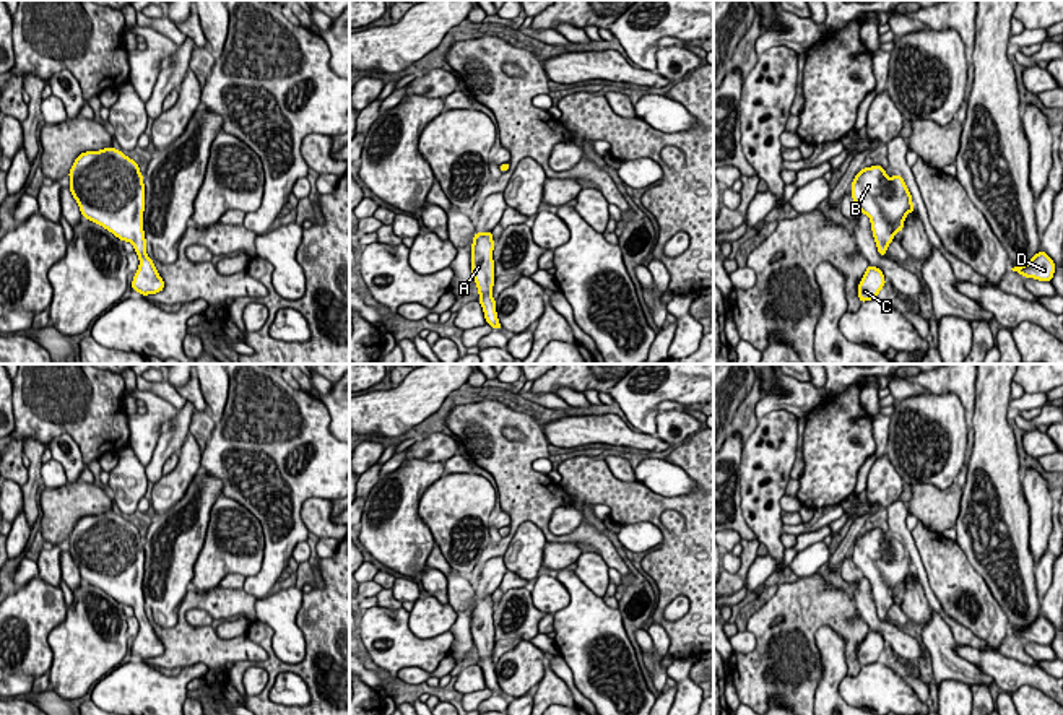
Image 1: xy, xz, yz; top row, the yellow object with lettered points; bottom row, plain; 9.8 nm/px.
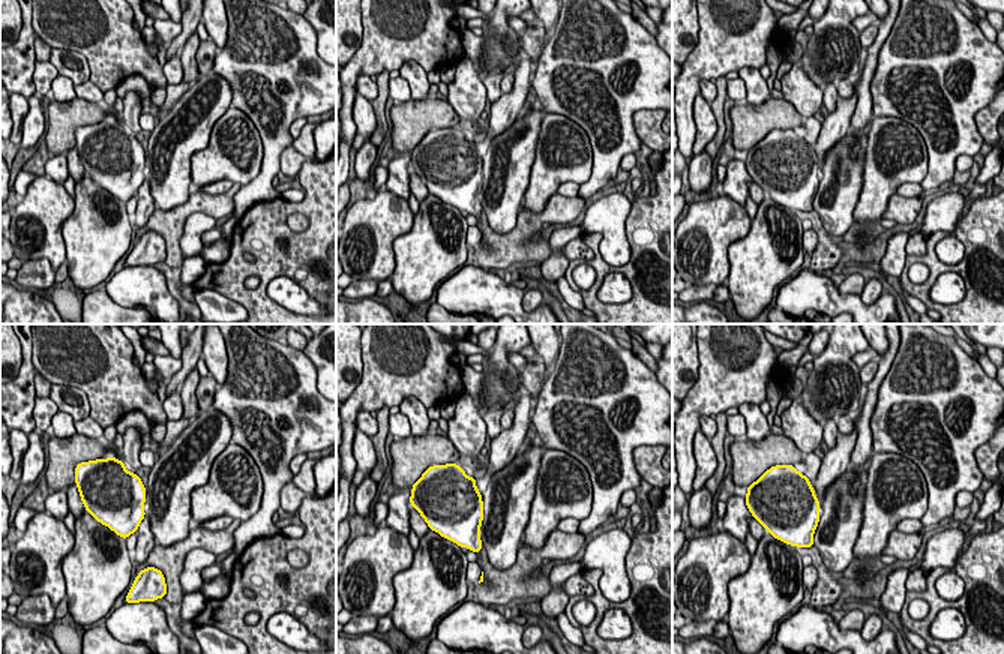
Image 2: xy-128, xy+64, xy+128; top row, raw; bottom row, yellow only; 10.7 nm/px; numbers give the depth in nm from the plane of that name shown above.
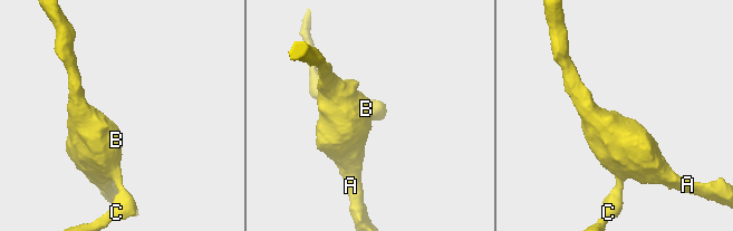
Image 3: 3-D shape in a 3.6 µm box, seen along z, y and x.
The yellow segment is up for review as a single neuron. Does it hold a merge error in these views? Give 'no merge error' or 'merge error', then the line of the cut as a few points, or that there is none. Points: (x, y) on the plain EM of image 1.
no merge error; no cut

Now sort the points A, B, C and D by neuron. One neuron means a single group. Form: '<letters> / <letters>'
A B C D

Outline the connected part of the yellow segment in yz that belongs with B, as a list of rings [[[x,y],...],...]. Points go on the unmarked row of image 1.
[[[876,528],[855,540],[850,559],[860,577],[870,582],[878,616],[886,621],[894,598],[902,596],[907,578],[917,574],[905,544],[899,538],[889,543],[886,533]]]

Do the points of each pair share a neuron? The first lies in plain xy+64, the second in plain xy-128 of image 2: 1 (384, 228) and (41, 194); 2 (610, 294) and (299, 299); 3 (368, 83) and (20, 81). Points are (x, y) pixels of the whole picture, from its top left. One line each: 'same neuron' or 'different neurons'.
1: same neuron
2: same neuron
3: same neuron

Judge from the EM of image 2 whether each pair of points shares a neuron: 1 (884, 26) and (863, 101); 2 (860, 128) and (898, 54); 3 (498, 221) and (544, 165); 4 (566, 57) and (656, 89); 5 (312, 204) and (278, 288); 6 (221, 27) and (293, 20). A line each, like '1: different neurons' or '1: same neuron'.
1: same neuron
2: different neurons
3: different neurons
4: same neuron
5: different neurons
6: different neurons

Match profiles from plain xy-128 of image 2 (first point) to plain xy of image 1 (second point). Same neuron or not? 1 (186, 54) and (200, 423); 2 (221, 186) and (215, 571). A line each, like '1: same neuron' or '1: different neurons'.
1: different neurons
2: different neurons

